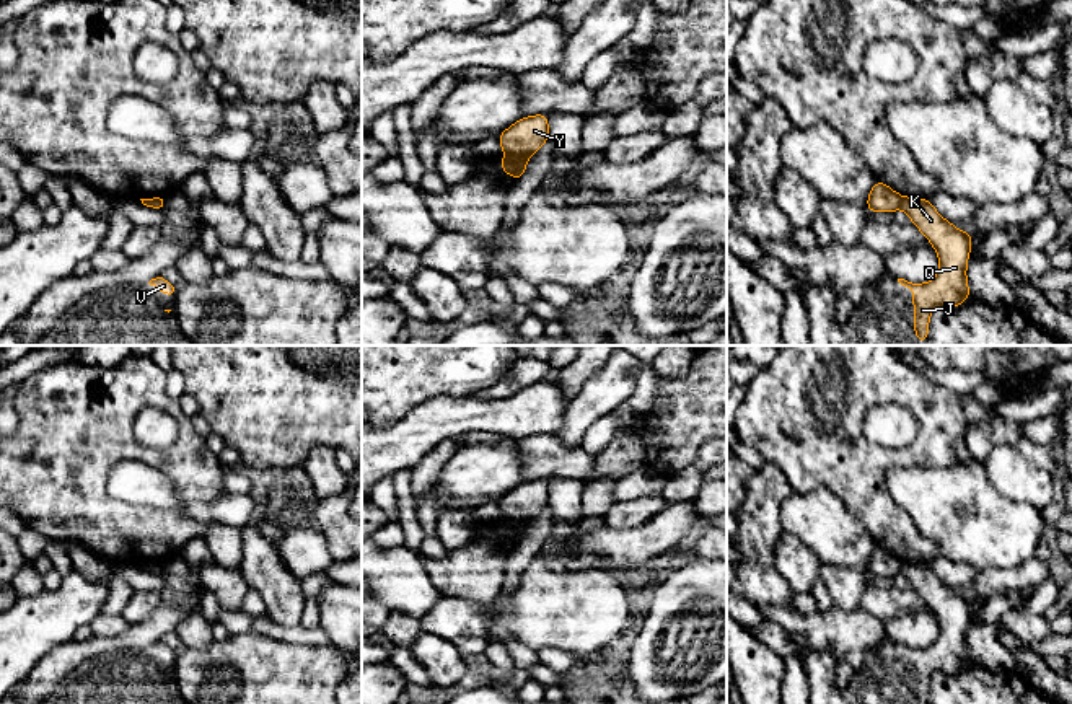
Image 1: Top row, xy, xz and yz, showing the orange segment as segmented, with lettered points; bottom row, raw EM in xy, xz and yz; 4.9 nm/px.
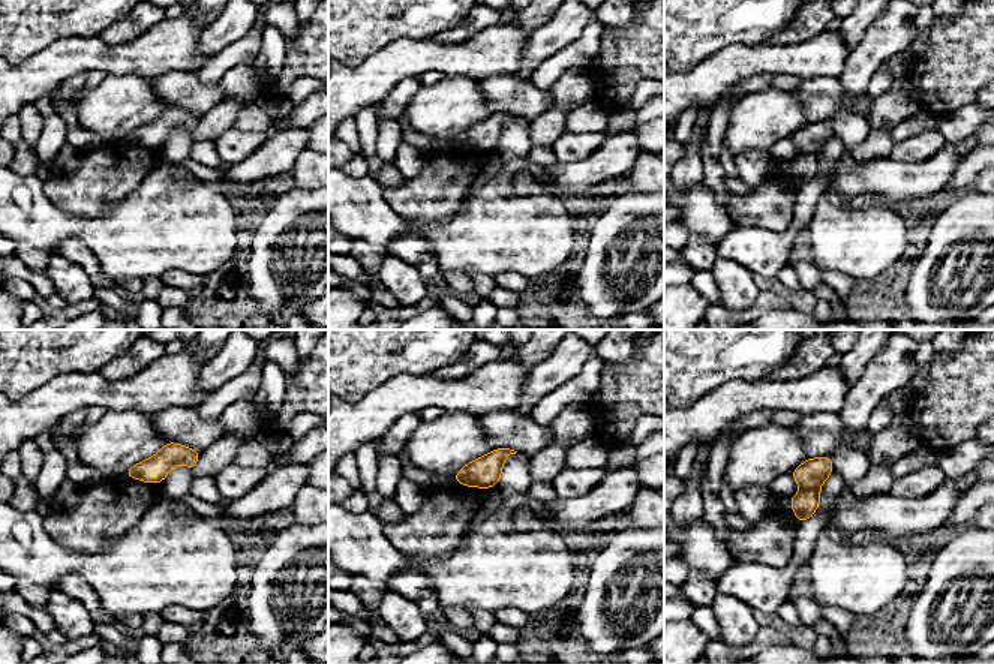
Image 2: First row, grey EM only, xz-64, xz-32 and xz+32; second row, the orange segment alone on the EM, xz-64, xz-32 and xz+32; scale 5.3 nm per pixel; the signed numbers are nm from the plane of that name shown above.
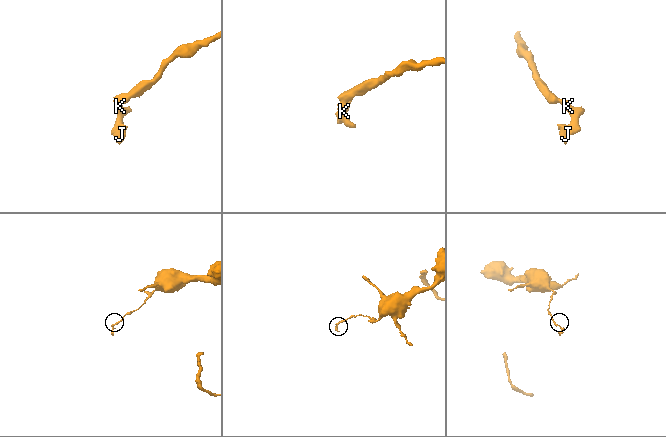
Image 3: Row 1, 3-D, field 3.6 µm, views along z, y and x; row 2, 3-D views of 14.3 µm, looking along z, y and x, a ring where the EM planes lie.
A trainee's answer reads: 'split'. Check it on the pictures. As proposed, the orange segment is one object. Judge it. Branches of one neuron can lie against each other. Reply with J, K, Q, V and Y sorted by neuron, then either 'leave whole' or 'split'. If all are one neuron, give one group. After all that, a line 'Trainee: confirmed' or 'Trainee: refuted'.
groups J K Q V / Y; split
Trainee: confirmed

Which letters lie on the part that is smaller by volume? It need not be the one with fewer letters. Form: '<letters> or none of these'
J, K, Q, V

